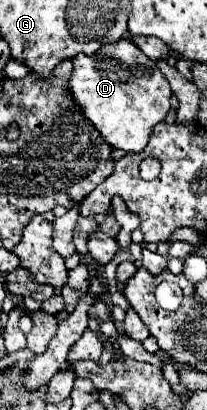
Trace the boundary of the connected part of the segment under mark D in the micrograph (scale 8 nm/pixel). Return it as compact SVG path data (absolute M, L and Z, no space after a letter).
M120 39L116 45L104 45L94 55L76 55L70 77L70 91L76 103L104 139L126 153L142 151L148 145L152 127L164 121L170 111L172 89L158 69L156 61L146 57L132 39Z

